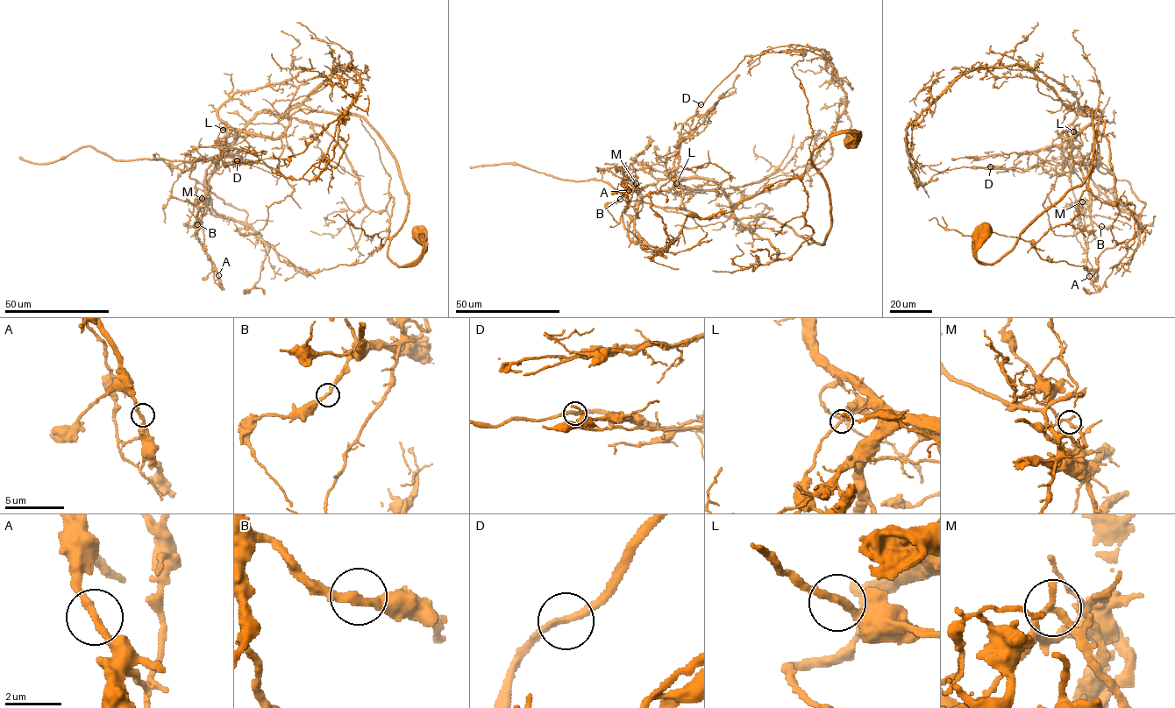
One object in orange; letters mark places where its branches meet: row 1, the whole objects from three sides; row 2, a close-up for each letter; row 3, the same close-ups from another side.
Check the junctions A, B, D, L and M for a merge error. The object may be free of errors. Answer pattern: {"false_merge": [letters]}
{"false_merge": ["M"]}

